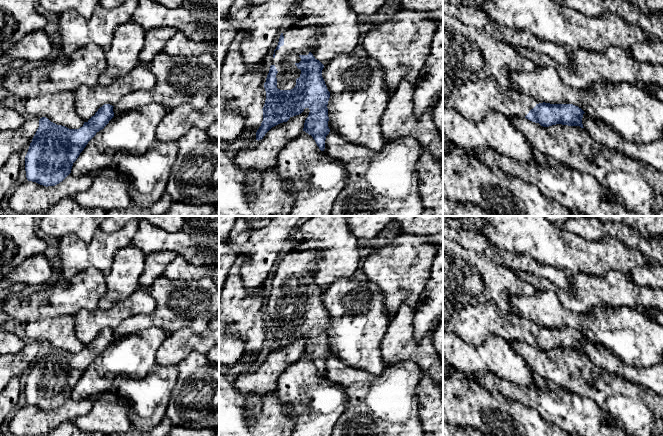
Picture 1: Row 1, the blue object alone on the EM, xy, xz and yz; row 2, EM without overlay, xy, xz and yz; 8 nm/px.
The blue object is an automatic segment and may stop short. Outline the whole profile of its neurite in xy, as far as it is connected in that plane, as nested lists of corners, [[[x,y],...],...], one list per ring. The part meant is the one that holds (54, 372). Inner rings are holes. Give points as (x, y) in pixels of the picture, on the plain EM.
[[[104,328],[79,353],[69,353],[46,341],[40,342],[25,380],[27,404],[46,411],[62,406],[88,366],[114,341],[113,331]]]

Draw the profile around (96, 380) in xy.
[[[153,326],[114,340],[88,366],[73,387],[71,398],[92,399],[107,393],[118,377],[142,379],[156,364],[156,352],[167,335]]]

